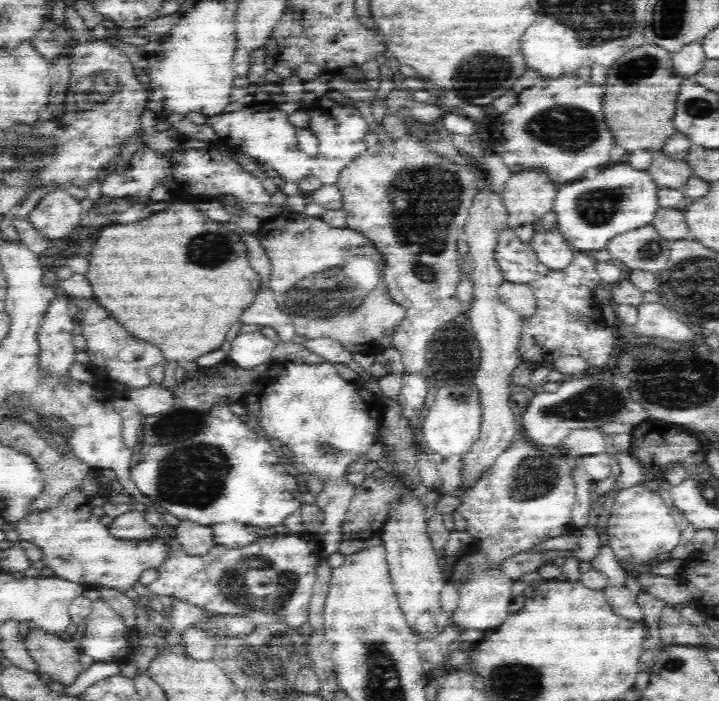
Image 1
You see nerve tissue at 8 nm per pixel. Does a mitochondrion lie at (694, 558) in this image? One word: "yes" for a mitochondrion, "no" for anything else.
no

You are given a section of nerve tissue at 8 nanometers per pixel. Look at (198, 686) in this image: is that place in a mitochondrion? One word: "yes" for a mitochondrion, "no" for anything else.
no

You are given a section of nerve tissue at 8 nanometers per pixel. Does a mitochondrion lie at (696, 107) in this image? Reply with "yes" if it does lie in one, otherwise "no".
yes

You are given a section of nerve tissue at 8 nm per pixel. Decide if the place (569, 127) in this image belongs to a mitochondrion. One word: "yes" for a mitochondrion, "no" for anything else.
yes

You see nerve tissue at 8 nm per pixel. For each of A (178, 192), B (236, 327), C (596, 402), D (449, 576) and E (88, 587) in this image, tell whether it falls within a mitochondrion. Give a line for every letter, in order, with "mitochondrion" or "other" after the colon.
A: other
B: other
C: mitochondrion
D: other
E: other

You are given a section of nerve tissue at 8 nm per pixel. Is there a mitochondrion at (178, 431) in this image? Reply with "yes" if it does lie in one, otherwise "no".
yes

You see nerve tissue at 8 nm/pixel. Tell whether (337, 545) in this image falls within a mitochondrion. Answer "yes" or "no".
no

